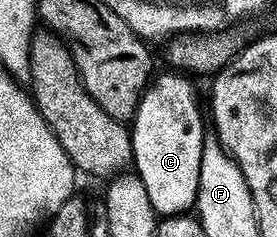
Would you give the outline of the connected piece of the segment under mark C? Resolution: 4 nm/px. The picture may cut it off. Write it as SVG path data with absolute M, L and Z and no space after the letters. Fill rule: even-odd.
M167 71L149 84L144 100L136 109L130 125L134 172L142 179L150 203L160 215L184 215L195 206L198 191L198 171L202 163L202 147L206 136L206 117L200 114L200 101L189 78L179 71Z

